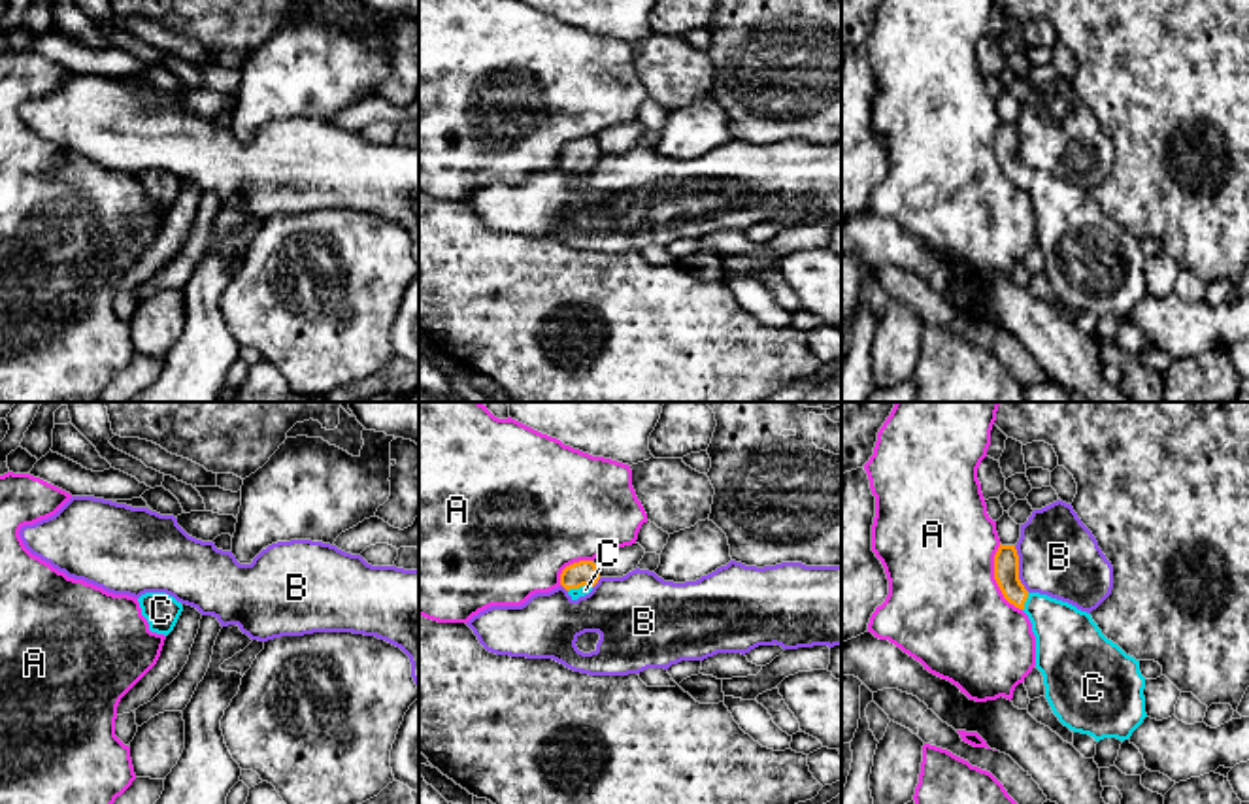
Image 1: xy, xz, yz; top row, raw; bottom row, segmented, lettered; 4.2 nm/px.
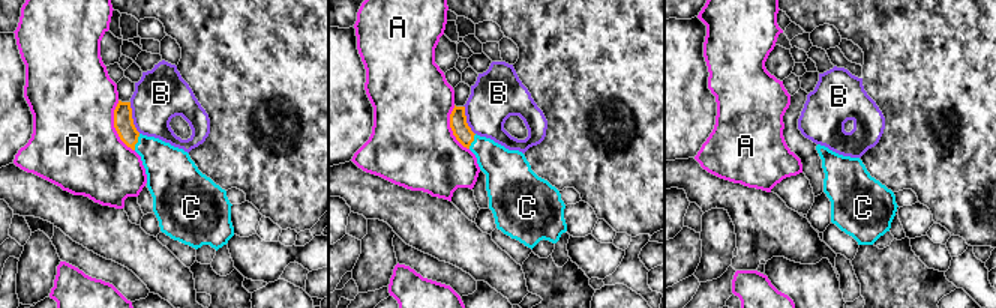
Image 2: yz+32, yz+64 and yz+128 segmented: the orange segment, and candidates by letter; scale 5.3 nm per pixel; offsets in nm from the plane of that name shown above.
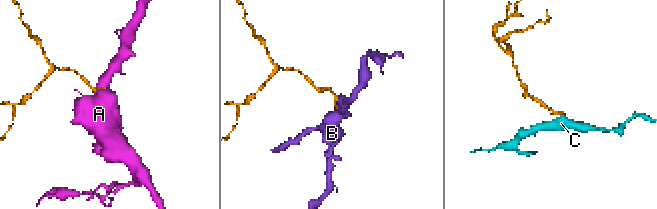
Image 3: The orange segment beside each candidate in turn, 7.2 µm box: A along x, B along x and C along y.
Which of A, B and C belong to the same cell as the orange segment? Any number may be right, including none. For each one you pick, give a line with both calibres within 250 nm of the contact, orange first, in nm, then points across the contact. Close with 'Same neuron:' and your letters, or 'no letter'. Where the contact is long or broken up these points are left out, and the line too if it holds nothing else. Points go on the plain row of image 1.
C: 110 nm thick on the orange side, 50 nm on the other; runs through xz (583, 150), (580, 163), (585, 167)
Same neuron: C

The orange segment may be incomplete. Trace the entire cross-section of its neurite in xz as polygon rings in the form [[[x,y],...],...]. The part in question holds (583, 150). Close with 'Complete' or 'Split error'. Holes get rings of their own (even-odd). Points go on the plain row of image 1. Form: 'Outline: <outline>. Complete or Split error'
Outline: [[[592,138],[574,140],[560,151],[560,162],[568,168],[572,177],[589,172],[598,157],[600,149]]]. Split error

